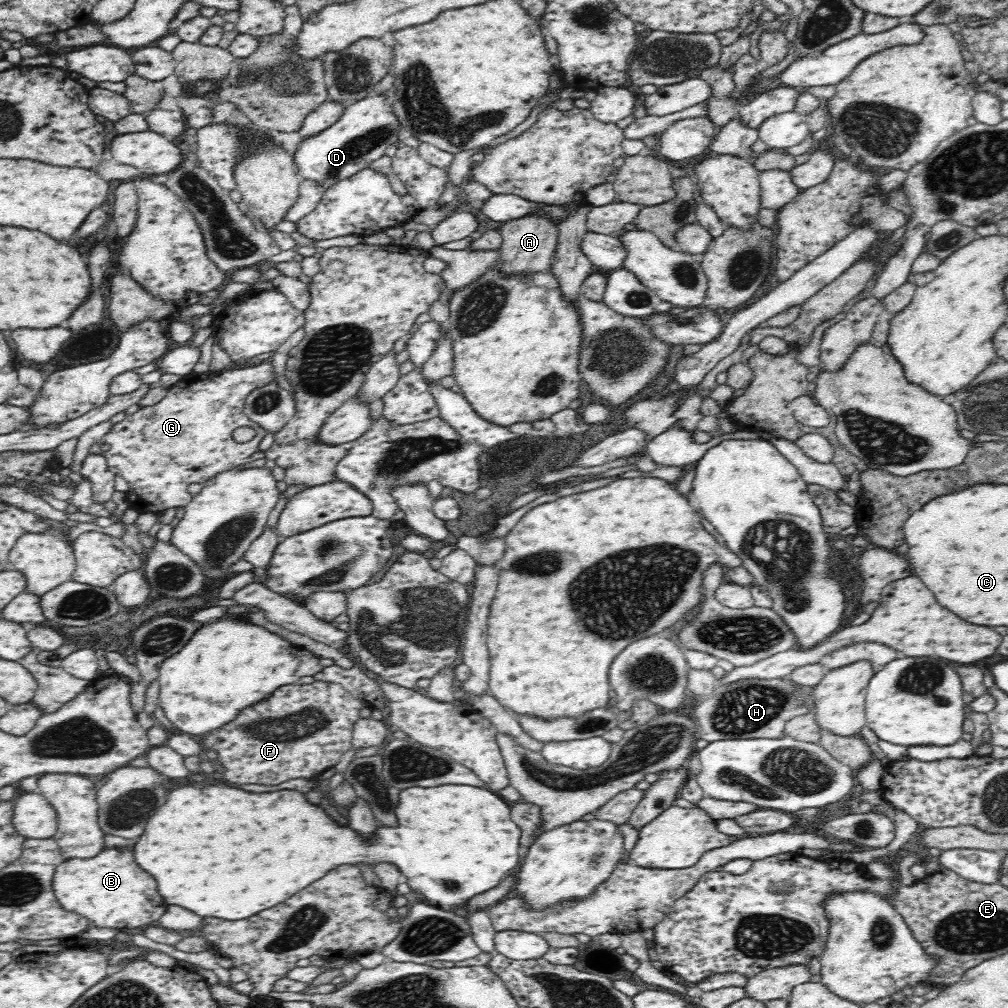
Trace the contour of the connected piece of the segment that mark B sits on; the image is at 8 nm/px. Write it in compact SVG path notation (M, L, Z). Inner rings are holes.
M104 848L98 856L65 859L56 870L53 888L64 909L77 912L99 928L140 928L160 920L166 912L164 898L156 890L156 880L144 872L130 848Z

